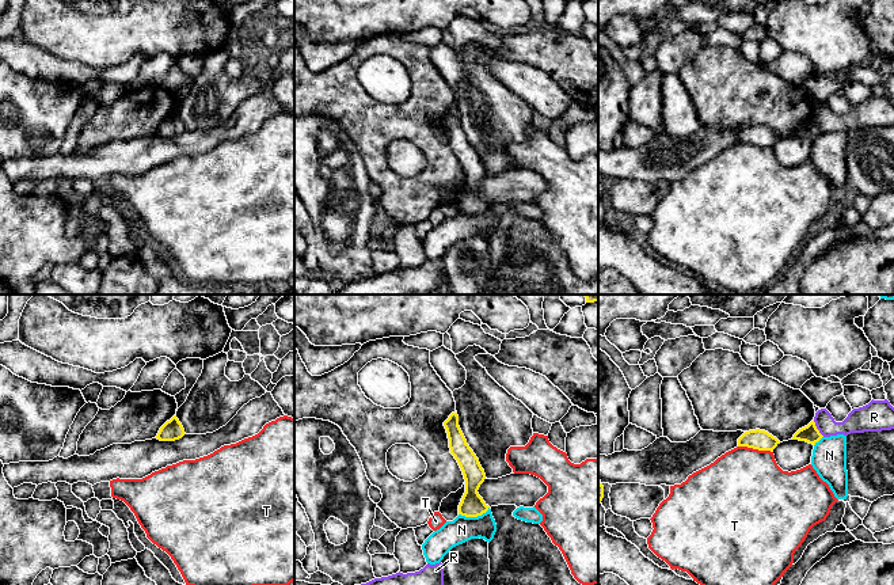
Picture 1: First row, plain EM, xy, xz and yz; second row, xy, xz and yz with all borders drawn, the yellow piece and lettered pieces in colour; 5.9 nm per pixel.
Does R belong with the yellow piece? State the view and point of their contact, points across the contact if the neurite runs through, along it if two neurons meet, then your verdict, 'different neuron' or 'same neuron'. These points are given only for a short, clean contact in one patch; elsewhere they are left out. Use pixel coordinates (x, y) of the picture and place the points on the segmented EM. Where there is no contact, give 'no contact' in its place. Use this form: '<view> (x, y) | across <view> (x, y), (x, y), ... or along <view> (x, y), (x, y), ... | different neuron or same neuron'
yz (817, 429) | along yz (813, 421), (824, 436) | different neuron

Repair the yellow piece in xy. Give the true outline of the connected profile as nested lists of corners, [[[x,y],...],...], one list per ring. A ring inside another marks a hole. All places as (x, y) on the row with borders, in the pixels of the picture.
[[[176,415],[167,421],[159,430],[156,438],[160,441],[175,441],[184,436],[184,429]]]

